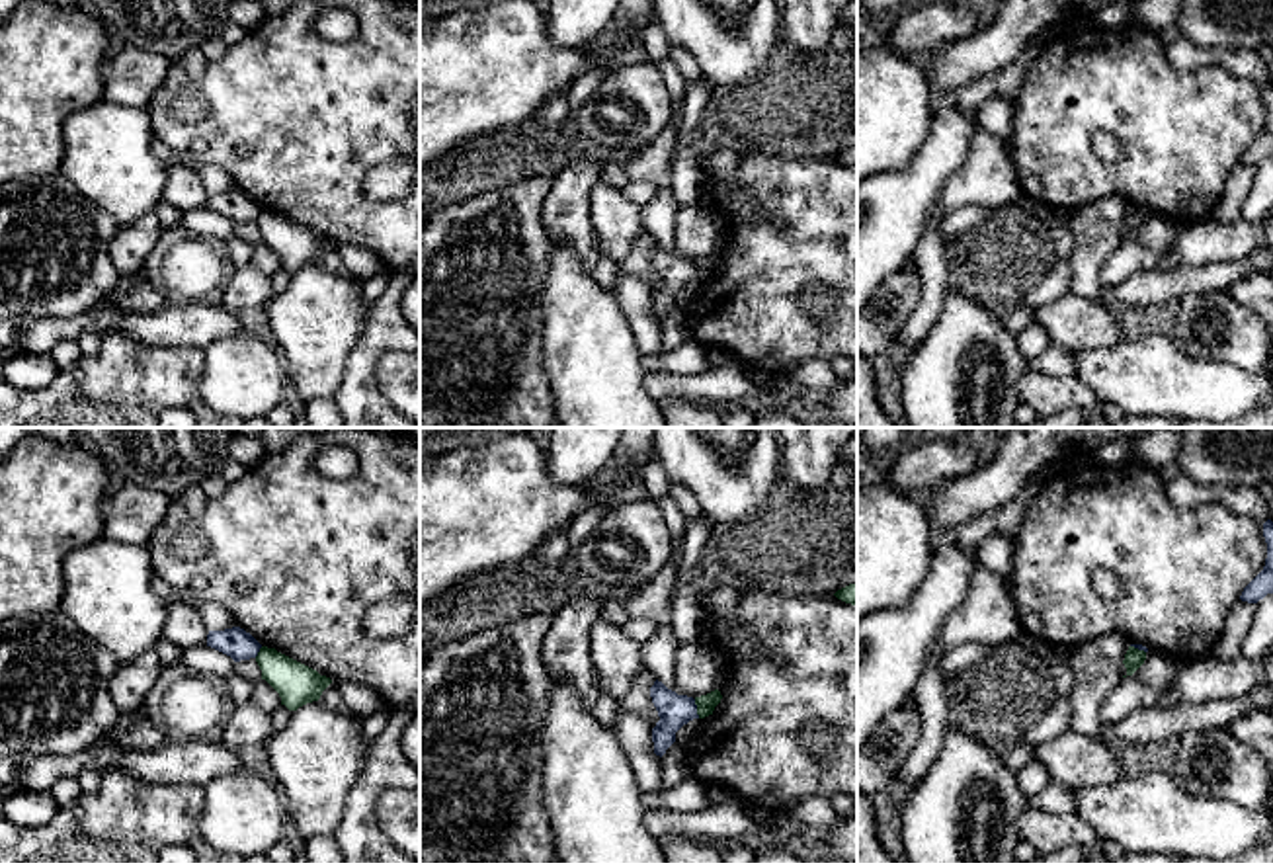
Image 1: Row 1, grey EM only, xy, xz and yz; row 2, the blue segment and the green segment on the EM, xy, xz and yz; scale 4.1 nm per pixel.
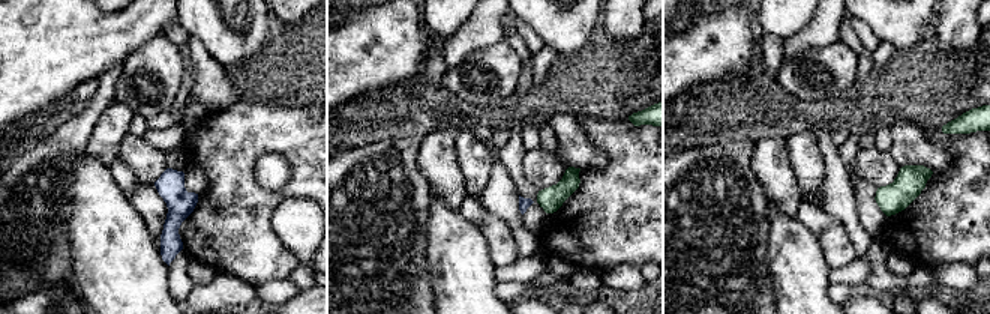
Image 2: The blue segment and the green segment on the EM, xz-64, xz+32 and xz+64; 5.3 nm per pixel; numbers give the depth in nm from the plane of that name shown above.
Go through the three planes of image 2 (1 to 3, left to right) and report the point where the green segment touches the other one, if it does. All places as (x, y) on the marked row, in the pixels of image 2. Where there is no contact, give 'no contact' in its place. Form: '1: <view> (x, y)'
1: no contact
2: no contact
3: no contact

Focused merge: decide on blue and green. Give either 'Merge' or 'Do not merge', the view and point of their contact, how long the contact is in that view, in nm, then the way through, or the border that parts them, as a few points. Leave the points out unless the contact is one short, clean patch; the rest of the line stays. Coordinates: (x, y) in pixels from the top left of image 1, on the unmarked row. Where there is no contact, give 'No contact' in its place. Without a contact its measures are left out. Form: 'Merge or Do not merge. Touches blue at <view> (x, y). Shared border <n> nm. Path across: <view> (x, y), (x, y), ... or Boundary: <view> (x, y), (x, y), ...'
Do not merge. Touches blue at xz (696, 272). Shared border 80 nm. Boundary: xz (694, 262), (699, 280)

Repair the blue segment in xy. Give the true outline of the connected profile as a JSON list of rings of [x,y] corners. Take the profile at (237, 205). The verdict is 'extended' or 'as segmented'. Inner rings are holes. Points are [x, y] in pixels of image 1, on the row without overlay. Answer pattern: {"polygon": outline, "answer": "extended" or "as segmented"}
{"polygon": [[[244,191],[209,193],[207,209],[230,219],[234,225],[256,221],[262,207]]], "answer": "as segmented"}

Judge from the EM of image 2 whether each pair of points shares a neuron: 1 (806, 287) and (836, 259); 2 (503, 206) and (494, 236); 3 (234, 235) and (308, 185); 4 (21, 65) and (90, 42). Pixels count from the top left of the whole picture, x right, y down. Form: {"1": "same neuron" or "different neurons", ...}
{"1": "different neurons", "2": "different neurons", "3": "same neuron", "4": "same neuron"}

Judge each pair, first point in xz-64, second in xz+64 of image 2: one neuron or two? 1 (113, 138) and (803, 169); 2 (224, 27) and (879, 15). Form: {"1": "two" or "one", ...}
{"1": "two", "2": "one"}

